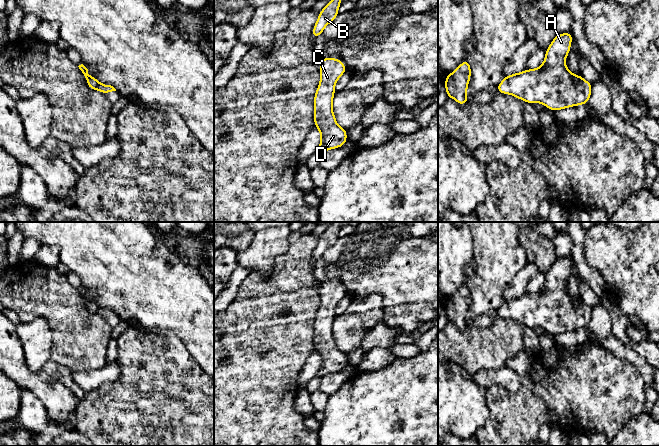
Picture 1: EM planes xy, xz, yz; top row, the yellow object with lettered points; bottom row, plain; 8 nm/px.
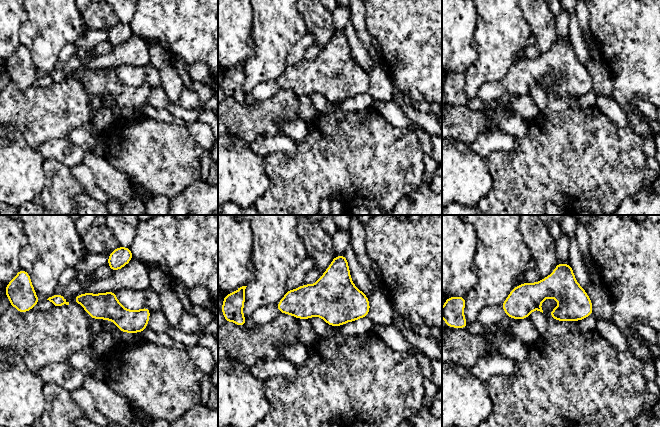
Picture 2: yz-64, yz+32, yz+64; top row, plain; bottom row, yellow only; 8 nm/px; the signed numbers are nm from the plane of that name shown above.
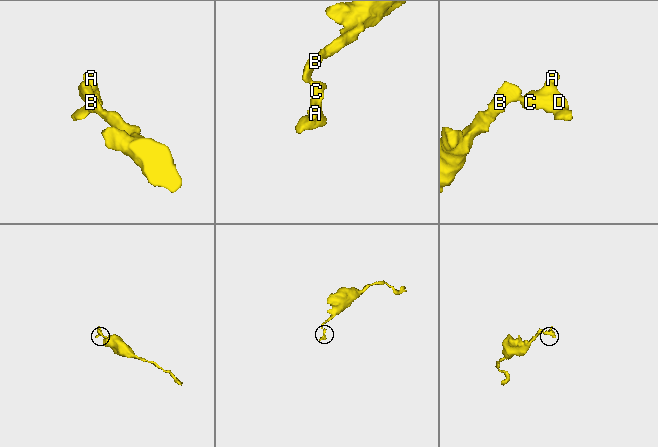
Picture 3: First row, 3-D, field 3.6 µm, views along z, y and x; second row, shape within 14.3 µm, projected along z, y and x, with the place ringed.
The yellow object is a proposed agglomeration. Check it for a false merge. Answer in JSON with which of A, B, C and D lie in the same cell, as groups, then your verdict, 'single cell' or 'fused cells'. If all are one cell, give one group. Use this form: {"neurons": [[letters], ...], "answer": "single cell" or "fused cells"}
{"neurons": [["A", "B", "C", "D"]], "answer": "single cell"}

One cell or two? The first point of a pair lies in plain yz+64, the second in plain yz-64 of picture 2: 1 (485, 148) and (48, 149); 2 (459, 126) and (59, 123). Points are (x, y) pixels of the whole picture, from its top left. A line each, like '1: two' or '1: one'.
1: one
2: one

